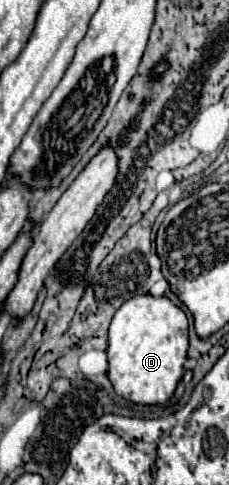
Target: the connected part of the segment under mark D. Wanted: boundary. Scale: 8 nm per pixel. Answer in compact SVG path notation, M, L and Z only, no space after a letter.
M135 296L127 300L113 316L109 326L109 346L107 346L107 376L113 384L115 394L135 404L151 406L165 404L181 376L183 364L187 360L189 322L181 308L177 308L165 296Z

